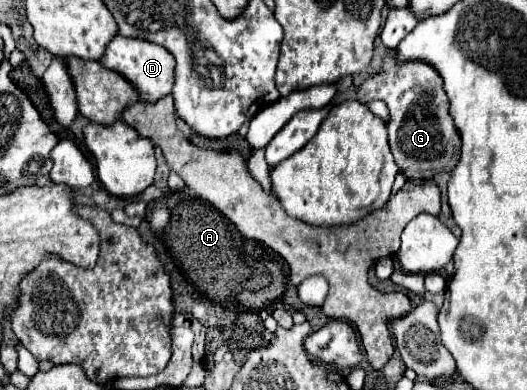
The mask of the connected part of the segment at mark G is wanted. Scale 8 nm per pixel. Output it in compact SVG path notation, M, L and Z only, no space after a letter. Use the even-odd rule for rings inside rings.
M387 49L381 71L373 77L367 77L357 87L357 101L373 101L381 99L389 107L389 145L391 153L397 161L399 171L411 181L419 181L419 173L453 173L459 163L461 139L455 123L451 121L447 93L443 89L443 79L437 69L431 69L425 61L403 61L399 65L395 61L395 49Z

